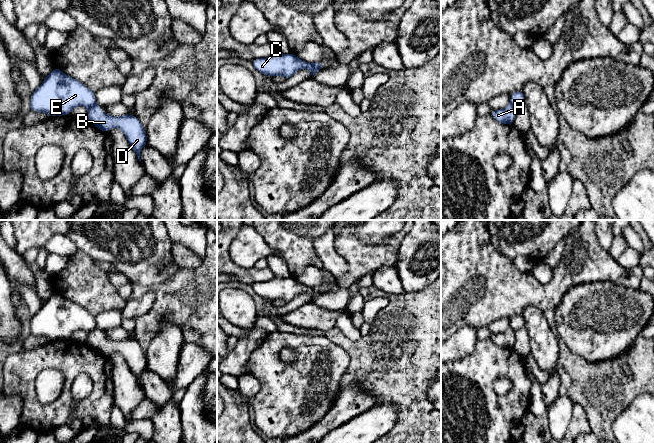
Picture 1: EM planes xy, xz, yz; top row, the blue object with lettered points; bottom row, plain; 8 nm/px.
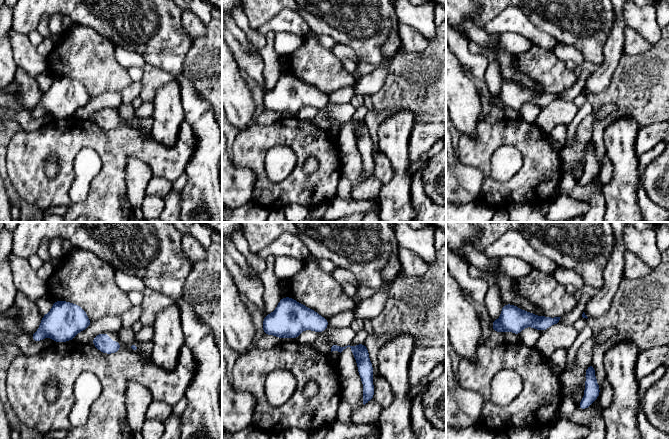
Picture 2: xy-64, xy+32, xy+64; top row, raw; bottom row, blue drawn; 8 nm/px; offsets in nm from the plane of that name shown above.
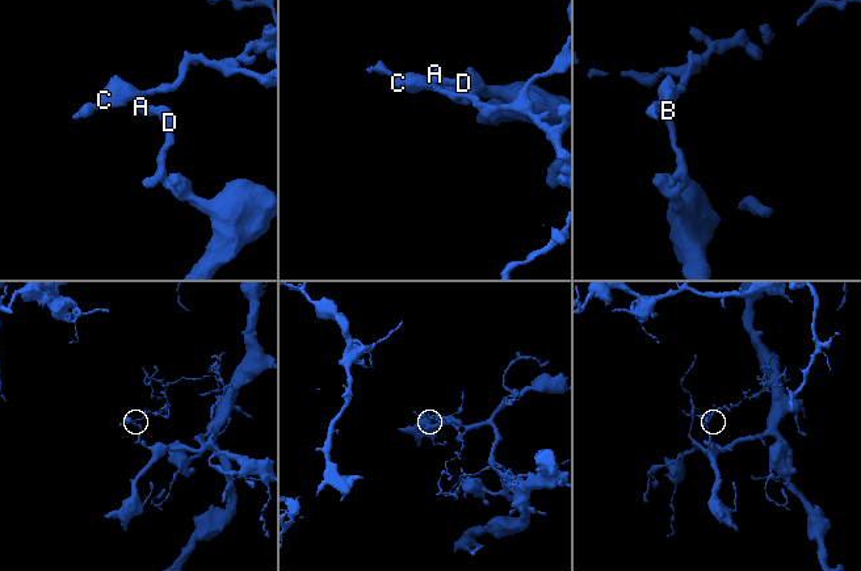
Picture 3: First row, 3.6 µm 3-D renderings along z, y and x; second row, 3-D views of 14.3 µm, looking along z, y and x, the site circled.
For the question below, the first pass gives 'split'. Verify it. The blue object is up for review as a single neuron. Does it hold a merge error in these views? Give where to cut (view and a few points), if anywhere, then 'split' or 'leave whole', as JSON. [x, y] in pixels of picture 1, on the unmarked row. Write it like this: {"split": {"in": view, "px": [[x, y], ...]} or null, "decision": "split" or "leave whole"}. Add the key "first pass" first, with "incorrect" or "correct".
{"first pass": "correct", "split": {"in": "xy", "px": [[95, 327], [88, 331]]}, "decision": "split"}

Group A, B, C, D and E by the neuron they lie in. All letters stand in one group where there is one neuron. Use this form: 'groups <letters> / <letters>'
groups A B D / C E

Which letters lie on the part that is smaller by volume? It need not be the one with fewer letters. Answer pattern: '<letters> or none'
C, E

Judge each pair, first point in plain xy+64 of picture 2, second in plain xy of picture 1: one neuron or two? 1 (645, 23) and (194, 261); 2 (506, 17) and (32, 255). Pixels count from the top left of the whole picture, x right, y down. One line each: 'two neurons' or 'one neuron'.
1: two neurons
2: one neuron

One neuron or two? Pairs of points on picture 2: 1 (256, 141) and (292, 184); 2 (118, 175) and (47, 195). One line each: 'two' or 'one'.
1: one
2: one

